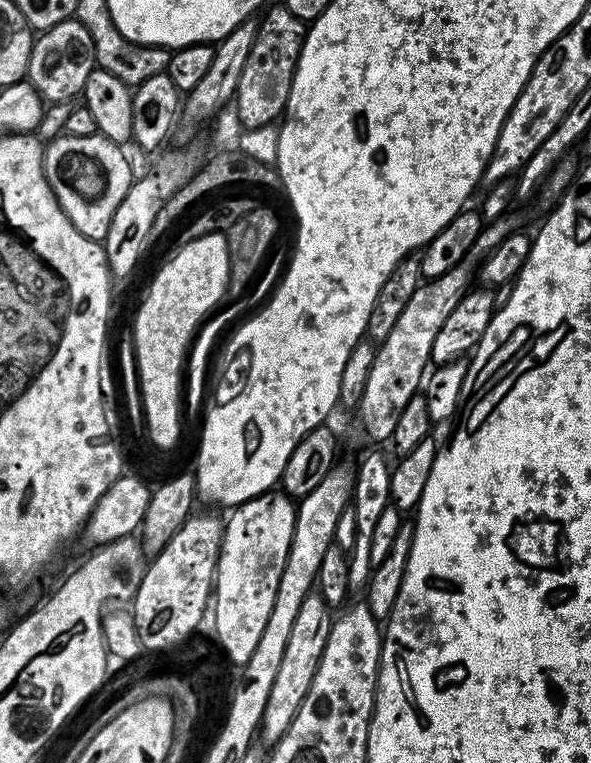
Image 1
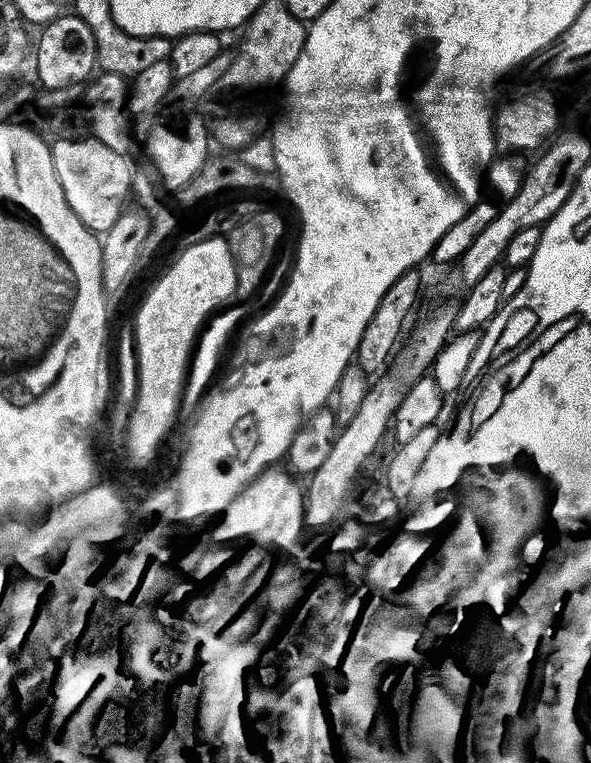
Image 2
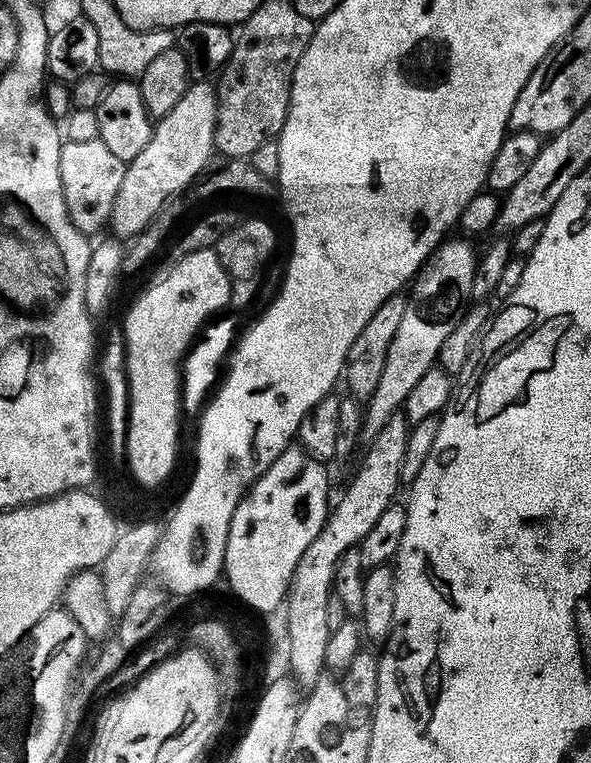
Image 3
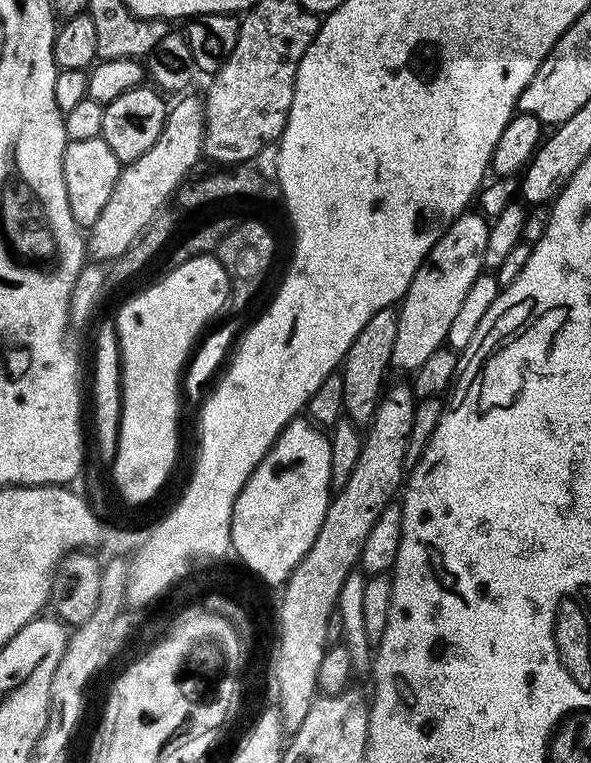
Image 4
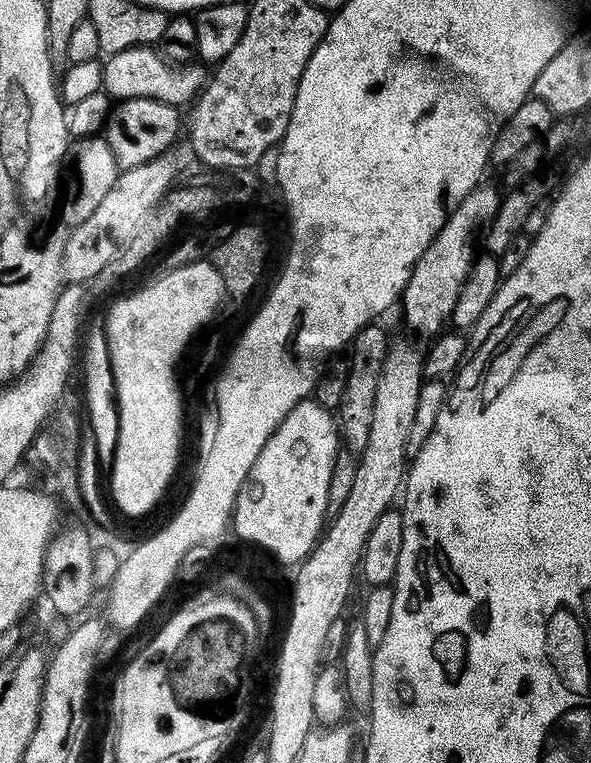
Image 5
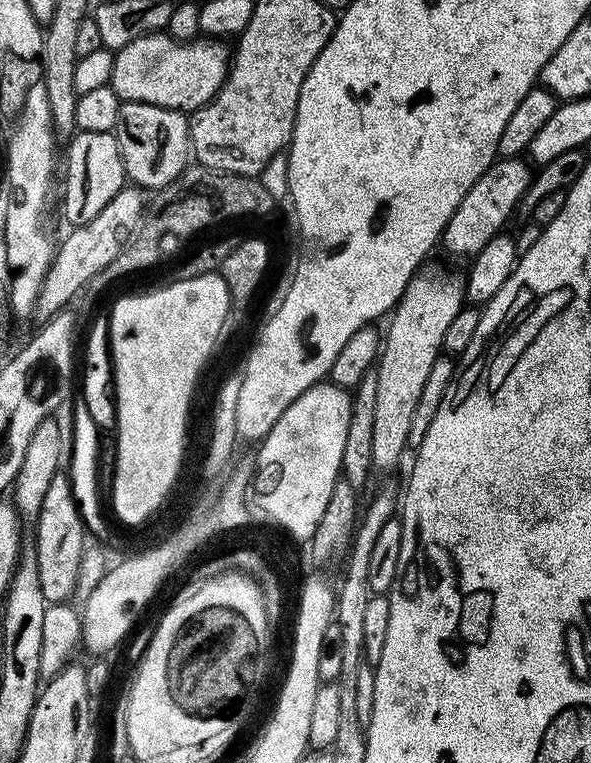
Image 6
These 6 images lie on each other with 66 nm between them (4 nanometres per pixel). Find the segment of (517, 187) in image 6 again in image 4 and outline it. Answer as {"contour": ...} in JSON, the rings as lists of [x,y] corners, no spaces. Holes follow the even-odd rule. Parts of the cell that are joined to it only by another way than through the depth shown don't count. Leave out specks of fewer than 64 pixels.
{"contour":[[[462,214],[434,242],[432,249],[416,268],[410,286],[398,304],[397,337],[394,339],[391,367],[405,368],[408,374],[418,368],[448,339],[448,331],[465,301],[474,280],[485,271],[486,242],[472,240],[472,220]]]}

